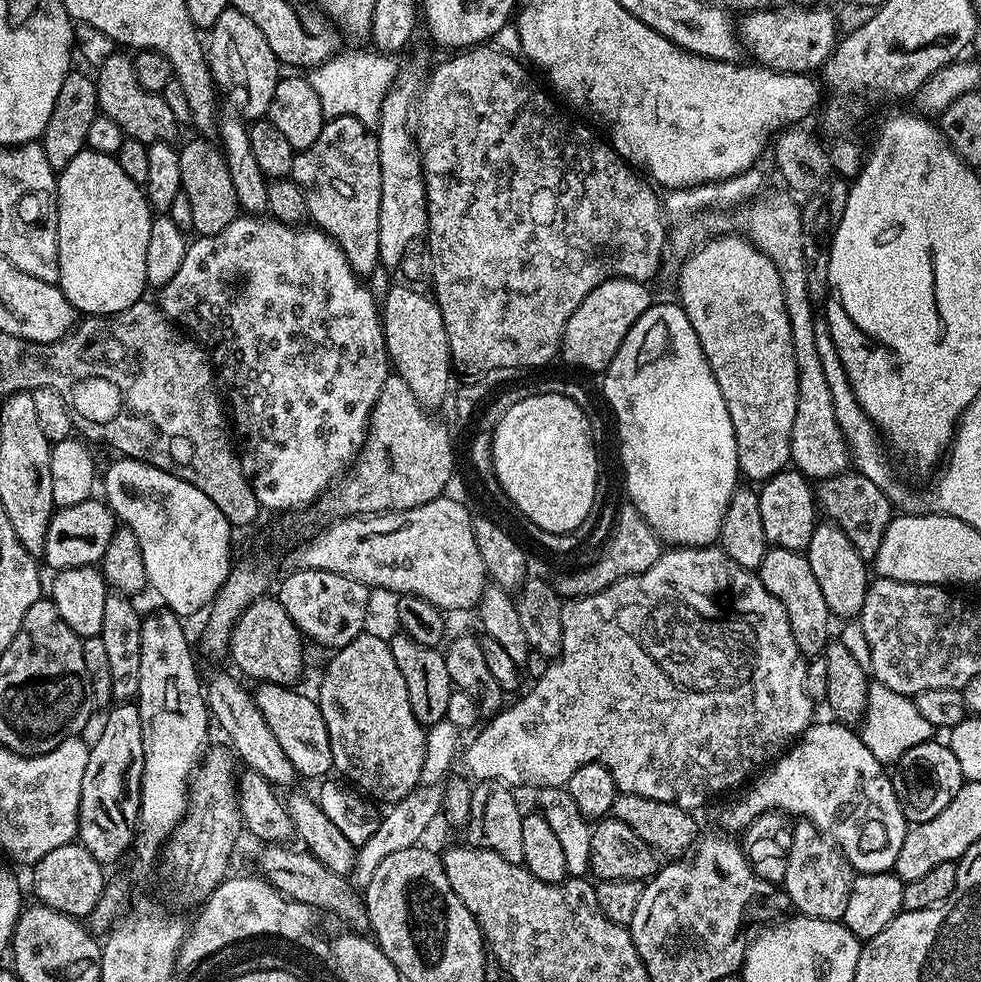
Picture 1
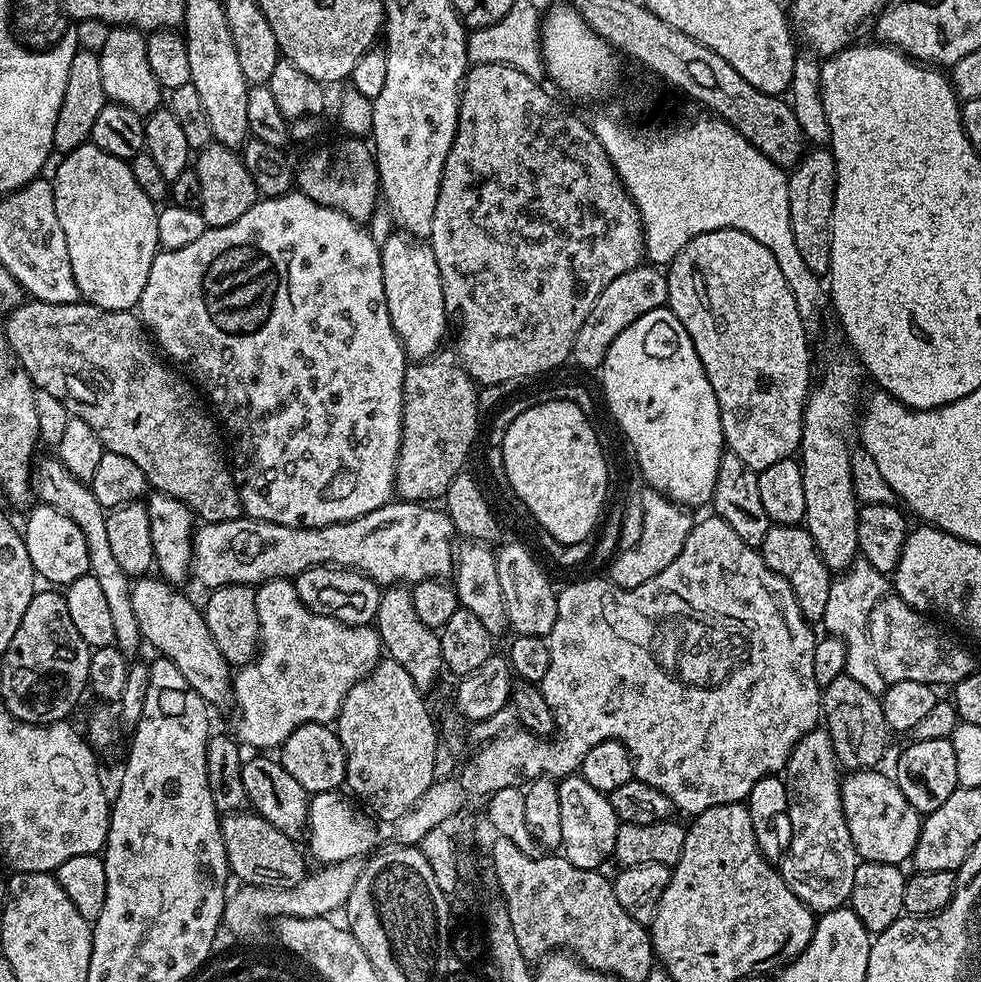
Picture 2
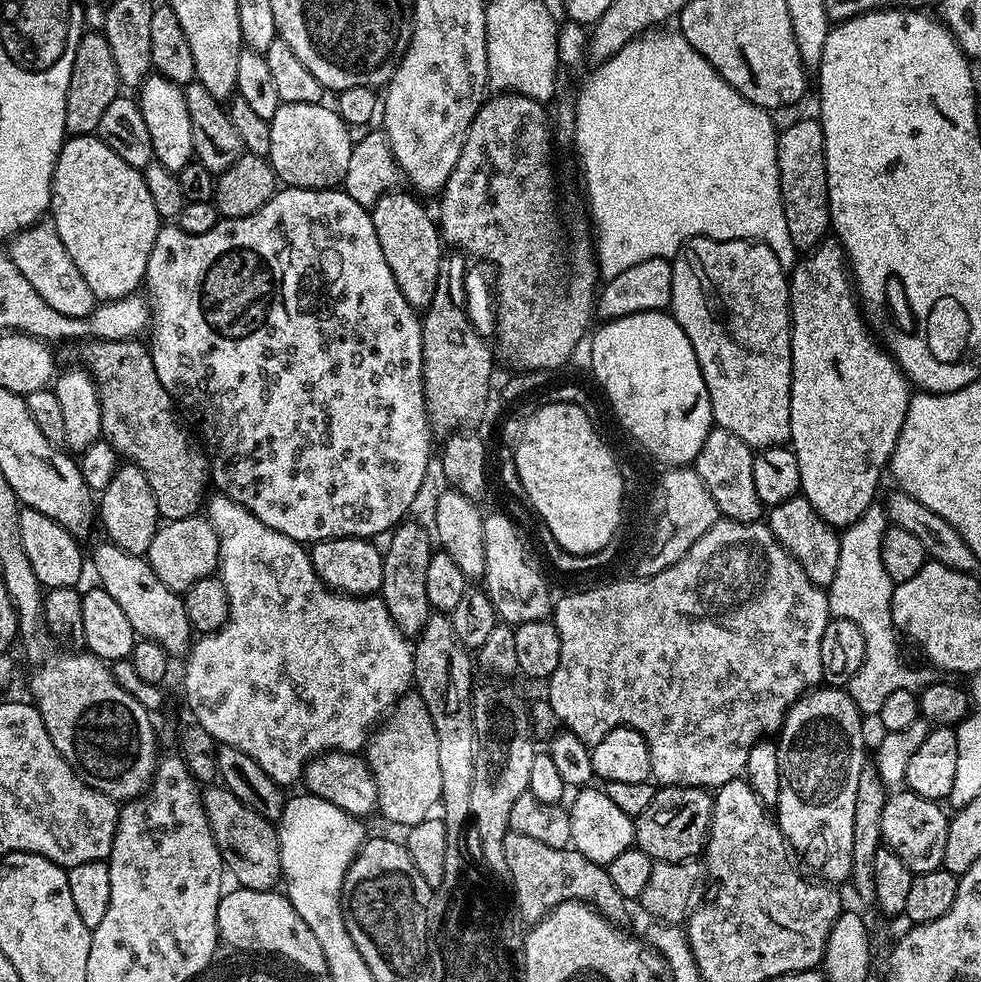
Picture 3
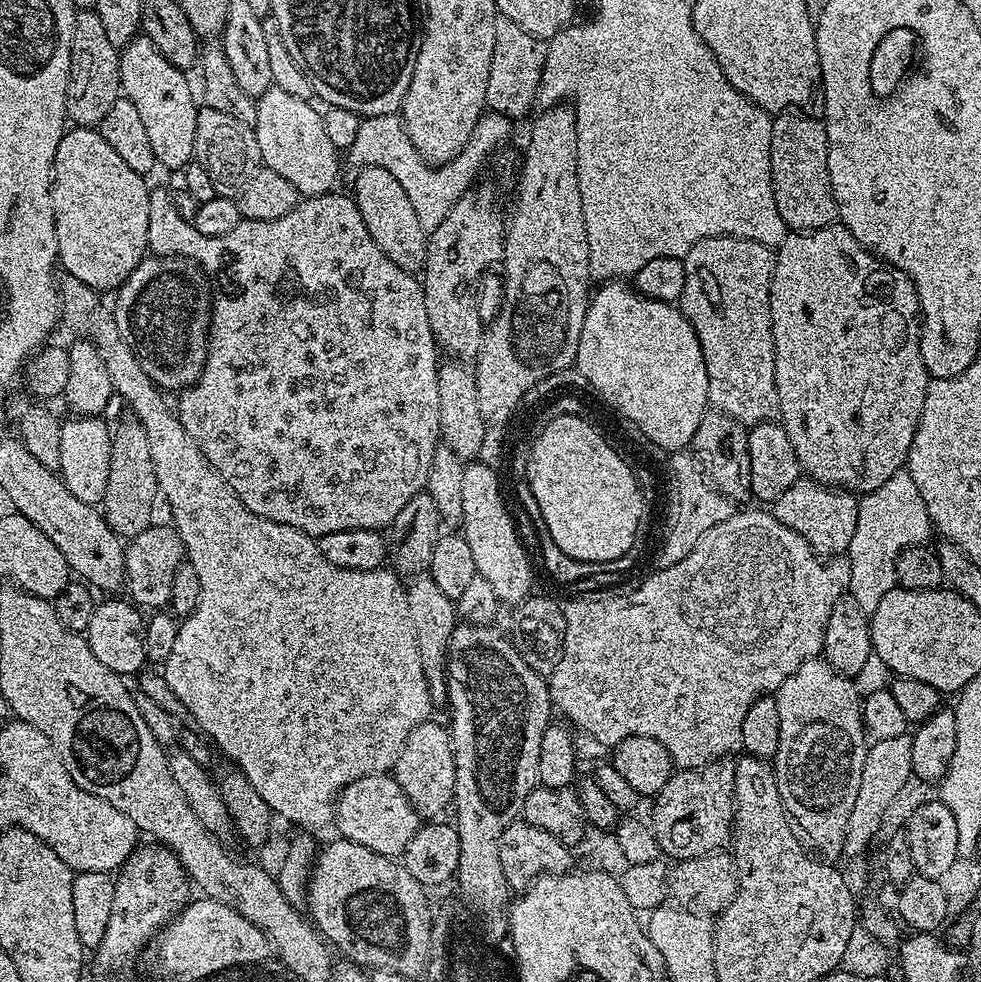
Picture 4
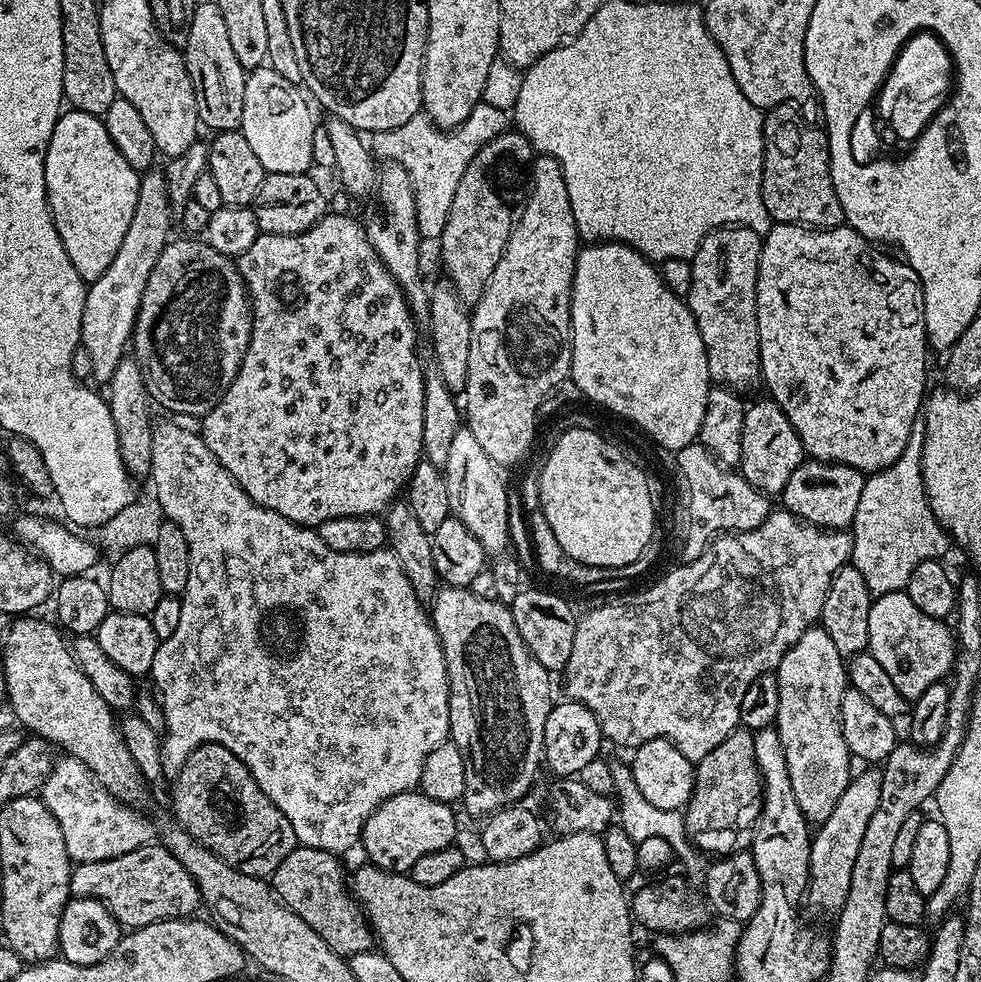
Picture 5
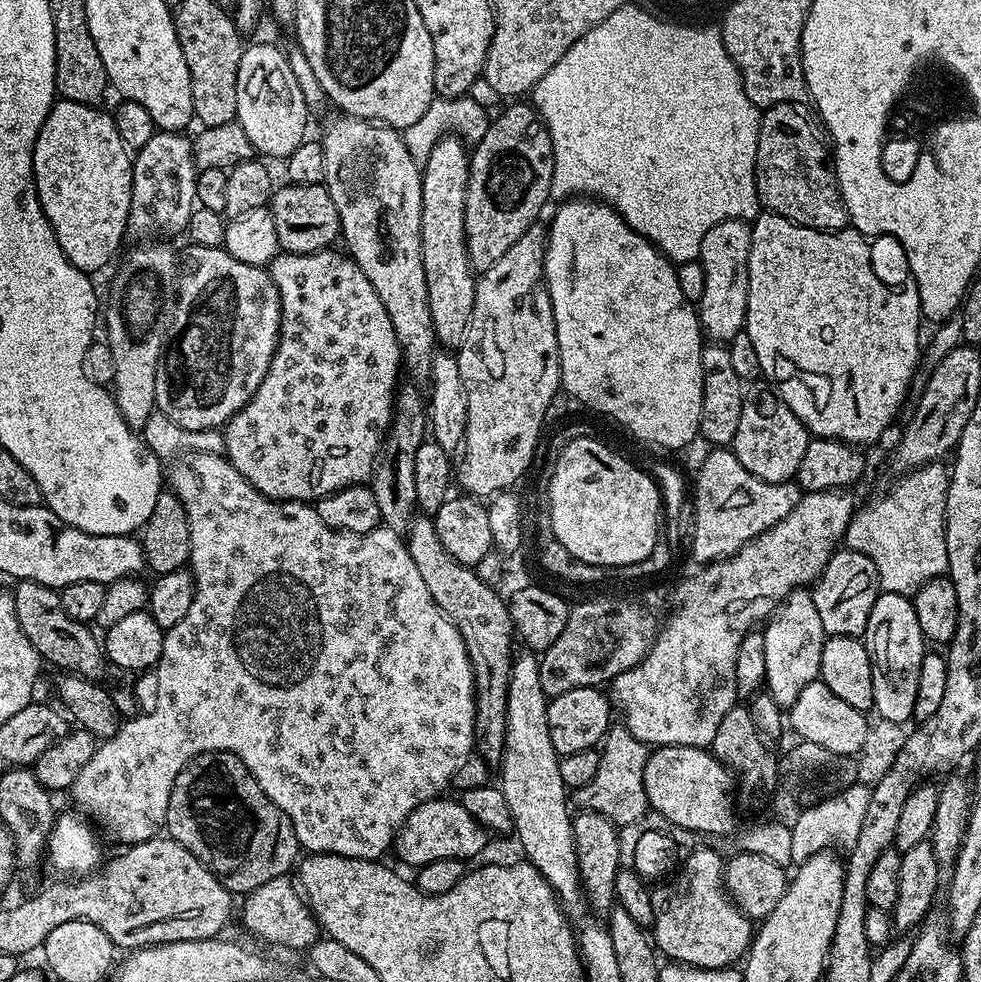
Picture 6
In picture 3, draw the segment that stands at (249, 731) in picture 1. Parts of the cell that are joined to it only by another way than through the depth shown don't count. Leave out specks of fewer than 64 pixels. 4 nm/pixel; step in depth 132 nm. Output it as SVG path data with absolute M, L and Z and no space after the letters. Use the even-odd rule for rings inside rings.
M103 542L93 550L92 556L90 552L90 564L96 567L96 576L99 587L106 590L106 594L110 594L110 598L114 598L114 602L118 602L118 606L126 613L126 618L130 622L130 626L136 631L137 637L145 640L153 640L164 647L169 657L183 657L188 649L194 643L194 633L190 618L186 618L186 606L184 605L183 595L174 590L170 590L170 586L163 585L158 582L158 576L154 574L152 567L149 566L144 556L135 556L126 550L122 550L117 544L111 542Z

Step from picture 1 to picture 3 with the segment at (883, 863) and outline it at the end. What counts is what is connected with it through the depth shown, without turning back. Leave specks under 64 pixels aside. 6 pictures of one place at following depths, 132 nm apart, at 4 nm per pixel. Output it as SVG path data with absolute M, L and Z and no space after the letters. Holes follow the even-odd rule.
M907 790L893 791L887 797L881 814L883 843L906 862L913 874L932 872L943 865L950 816L940 808L943 807L937 801L927 800Z

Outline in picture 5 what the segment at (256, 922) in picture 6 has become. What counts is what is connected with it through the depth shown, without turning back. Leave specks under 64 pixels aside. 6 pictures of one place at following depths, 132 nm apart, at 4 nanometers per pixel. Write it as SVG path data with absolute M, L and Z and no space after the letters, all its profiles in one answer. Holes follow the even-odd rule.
M298 846L290 854L286 854L286 858L282 858L282 866L278 866L278 870L272 872L270 887L276 893L276 899L290 910L294 910L298 918L302 918L302 922L306 922L306 926L310 926L310 930L314 930L314 934L318 934L322 942L330 946L330 950L334 950L339 956L350 958L373 947L374 932L365 917L364 909L350 891L350 884L346 879L346 872L344 876L340 860L341 857L335 852Z

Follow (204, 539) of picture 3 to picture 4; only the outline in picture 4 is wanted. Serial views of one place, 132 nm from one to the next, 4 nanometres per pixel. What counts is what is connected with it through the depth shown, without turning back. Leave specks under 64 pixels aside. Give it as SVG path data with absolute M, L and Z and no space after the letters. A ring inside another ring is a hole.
M153 523L142 530L142 534L131 537L124 550L124 584L128 588L127 595L131 603L144 610L164 610L169 607L168 599L174 574L186 560L180 535L175 528L164 524Z

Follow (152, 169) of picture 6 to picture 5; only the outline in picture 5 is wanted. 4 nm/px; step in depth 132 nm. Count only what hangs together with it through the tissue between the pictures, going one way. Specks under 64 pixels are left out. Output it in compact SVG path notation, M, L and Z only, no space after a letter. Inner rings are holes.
M149 170L140 177L138 206L134 206L130 230L126 230L126 238L122 238L122 246L118 246L114 262L106 266L106 274L87 285L80 343L90 354L91 379L97 380L97 385L107 385L114 370L118 370L118 362L126 359L132 339L132 328L136 325L138 306L142 302L142 290L146 290L146 282L150 279L150 270L154 270L154 262L158 262L158 254L162 254L169 242L168 231L171 230L172 224L174 228L174 209L168 200L164 173L160 170Z

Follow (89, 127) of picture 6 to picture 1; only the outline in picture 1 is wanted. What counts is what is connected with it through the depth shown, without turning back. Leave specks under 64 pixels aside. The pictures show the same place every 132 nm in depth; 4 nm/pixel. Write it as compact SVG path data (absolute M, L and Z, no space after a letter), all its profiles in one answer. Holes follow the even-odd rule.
M91 150L79 152L71 160L70 166L59 169L56 178L56 237L58 238L58 270L60 283L58 287L64 291L66 298L75 306L77 313L89 316L112 316L115 312L126 310L137 304L145 295L144 288L148 284L146 278L146 245L150 242L150 226L154 213L148 204L148 197L144 195L141 185L130 182L129 176L124 173L122 166L118 166L115 156L98 154Z

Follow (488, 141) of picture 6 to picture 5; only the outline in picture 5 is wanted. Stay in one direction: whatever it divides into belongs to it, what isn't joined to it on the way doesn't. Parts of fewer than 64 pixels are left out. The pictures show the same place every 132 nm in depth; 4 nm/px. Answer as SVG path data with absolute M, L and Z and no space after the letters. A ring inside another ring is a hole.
M509 130L486 142L486 146L470 158L470 166L466 166L466 174L462 174L462 182L458 182L454 202L450 205L450 218L446 218L446 230L442 230L438 247L444 272L448 275L445 276L447 283L465 306L475 306L482 298L494 274L494 266L498 266L506 250L514 213L521 207L526 192L526 173L533 159L530 141L520 131Z

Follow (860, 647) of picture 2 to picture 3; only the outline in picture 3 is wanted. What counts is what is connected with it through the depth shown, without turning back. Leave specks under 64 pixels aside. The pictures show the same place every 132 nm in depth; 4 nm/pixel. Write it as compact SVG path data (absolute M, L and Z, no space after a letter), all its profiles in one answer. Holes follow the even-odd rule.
M873 502L851 526L840 532L838 546L838 570L834 570L834 582L826 589L828 610L835 618L846 618L862 630L866 638L866 658L858 666L858 674L846 685L848 696L859 710L861 717L875 717L882 710L882 702L894 690L910 690L919 693L930 683L916 668L907 668L900 661L900 648L896 645L898 633L892 626L892 589L894 587L886 566L882 566L882 538L890 527L887 511Z

